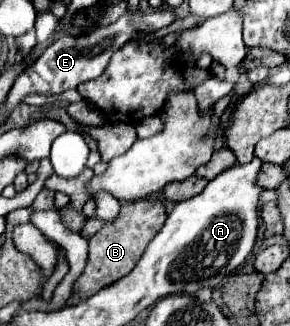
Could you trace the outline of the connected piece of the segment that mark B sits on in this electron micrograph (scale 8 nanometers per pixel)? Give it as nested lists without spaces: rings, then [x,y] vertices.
[[[157,197],[125,203],[121,207],[117,219],[109,221],[99,233],[95,233],[91,237],[89,263],[87,263],[83,275],[75,281],[73,289],[77,289],[81,295],[91,295],[91,293],[97,293],[99,289],[103,289],[105,285],[109,285],[109,283],[125,277],[137,265],[137,261],[145,253],[145,249],[151,243],[151,239],[163,227],[165,219],[167,219],[165,205]]]

